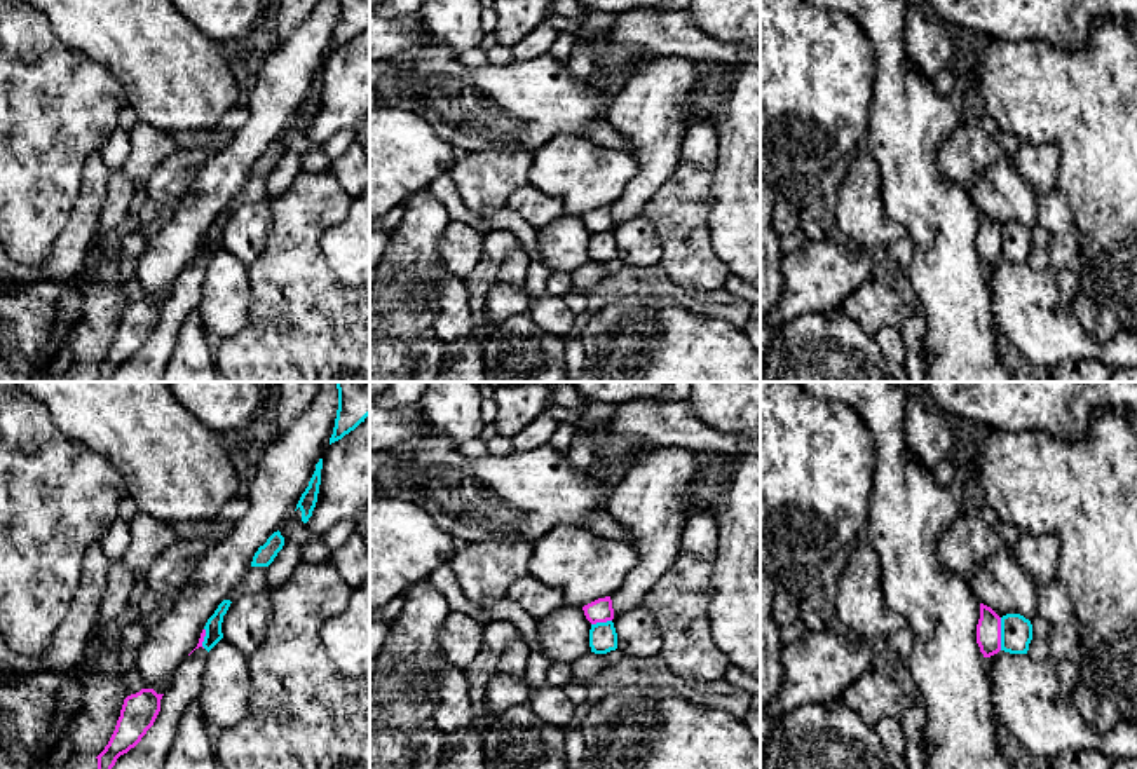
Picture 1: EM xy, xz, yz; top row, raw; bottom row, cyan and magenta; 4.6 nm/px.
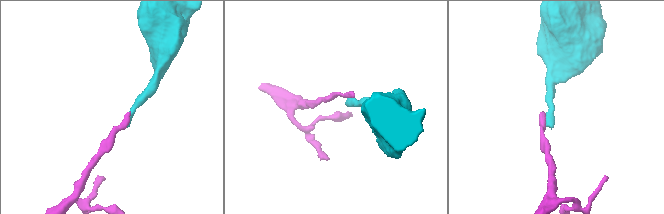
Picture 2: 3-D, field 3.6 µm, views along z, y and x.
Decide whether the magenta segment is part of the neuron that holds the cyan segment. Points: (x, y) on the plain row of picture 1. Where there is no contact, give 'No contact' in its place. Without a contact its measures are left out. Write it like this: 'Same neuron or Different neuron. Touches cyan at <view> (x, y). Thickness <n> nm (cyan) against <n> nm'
Different neuron. Touches cyan at yz (1001, 243). Thickness 140 nm (cyan) against 110 nm

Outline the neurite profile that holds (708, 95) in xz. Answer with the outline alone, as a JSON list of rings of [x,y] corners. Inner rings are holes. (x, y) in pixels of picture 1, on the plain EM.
[[[696,61],[698,82],[689,94],[685,113],[691,126],[711,126],[725,103],[736,65]]]

